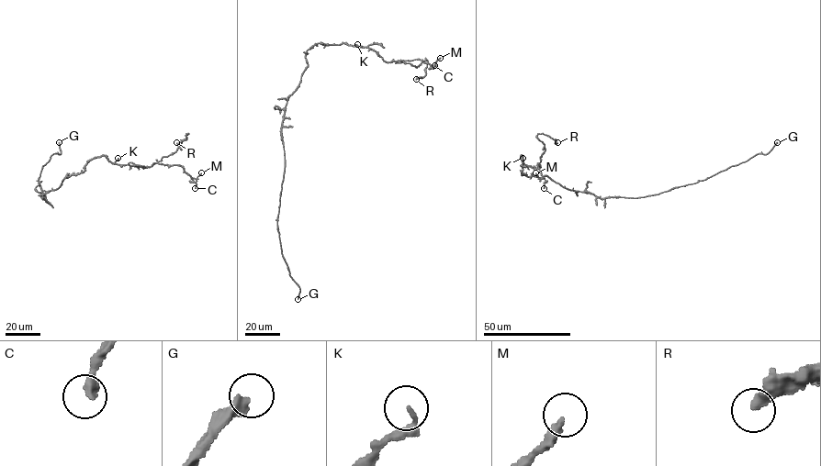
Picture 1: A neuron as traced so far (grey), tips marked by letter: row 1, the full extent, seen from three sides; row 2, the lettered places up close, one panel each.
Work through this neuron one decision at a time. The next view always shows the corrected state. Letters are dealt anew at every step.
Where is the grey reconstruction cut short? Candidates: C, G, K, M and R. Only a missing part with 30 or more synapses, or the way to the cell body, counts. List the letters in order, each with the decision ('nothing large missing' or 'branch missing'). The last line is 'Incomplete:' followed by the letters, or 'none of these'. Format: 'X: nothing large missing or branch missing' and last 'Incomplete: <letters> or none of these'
C: branch missing
G: branch missing
K: nothing large missing
M: nothing large missing
R: nothing large missing
Incomplete: C, G

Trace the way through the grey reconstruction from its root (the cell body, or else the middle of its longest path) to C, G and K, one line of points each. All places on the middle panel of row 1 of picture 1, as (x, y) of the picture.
C: (294, 91), (308, 66), (305, 52), (318, 43), (367, 47), (386, 61), (420, 60), (434, 65)
G: (294, 91), (287, 101), (282, 122), (285, 169), (277, 230), (289, 275), (300, 289), (298, 299)
K: (294, 91), (308, 66), (305, 52), (311, 47), (318, 43), (357, 44)

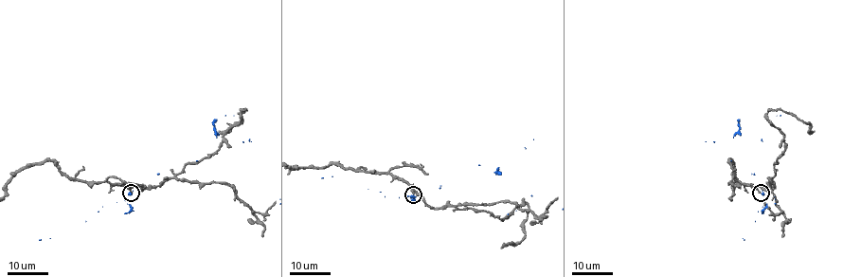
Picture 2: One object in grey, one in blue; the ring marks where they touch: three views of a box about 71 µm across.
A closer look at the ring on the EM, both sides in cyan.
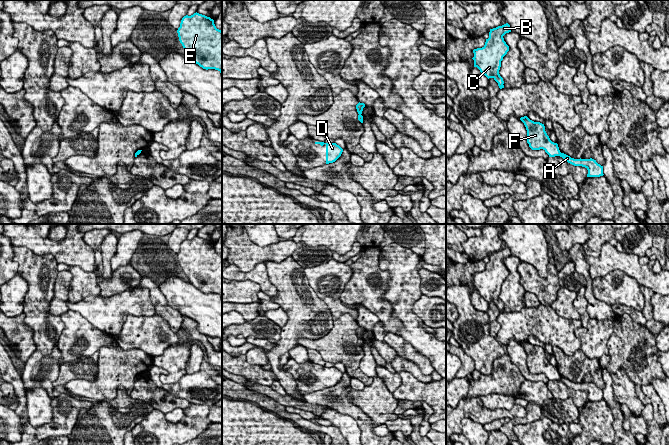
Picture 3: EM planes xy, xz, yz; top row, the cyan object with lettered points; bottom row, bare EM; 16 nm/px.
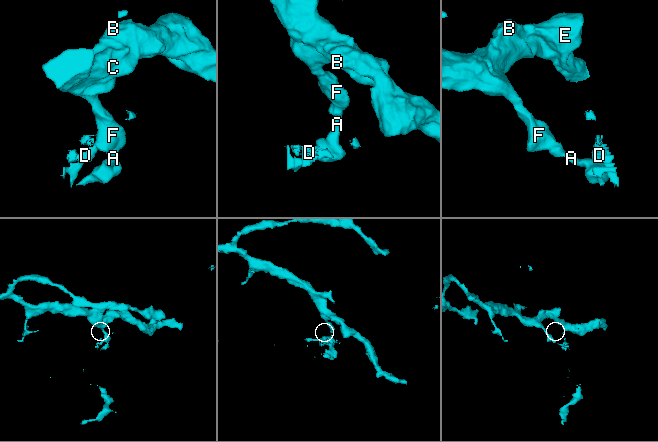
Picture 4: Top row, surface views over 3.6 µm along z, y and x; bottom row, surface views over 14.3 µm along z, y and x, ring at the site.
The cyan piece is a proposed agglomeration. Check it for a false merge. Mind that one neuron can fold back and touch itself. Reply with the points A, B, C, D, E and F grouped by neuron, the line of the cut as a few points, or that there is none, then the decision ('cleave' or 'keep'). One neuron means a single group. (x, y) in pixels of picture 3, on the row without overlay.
A D / B C E F | yz (561, 377), (559, 379) | cleave

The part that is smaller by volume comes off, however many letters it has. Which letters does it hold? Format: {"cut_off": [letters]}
{"cut_off": ["A", "D"]}

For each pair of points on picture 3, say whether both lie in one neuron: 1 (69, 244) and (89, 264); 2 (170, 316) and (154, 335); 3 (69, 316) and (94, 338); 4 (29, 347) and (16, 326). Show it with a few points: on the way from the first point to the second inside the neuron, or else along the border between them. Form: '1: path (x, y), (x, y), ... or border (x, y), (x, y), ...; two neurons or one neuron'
1: path (74, 249), (84, 259); one neuron
2: border (155, 314), (162, 317), (176, 333); two neurons
3: path (75, 322), (88, 335); one neuron
4: path (24, 342), (16, 331); one neuron

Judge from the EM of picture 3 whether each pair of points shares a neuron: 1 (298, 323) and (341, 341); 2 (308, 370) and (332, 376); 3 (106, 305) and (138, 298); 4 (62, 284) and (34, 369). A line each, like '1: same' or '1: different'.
1: different
2: same
3: same
4: different

